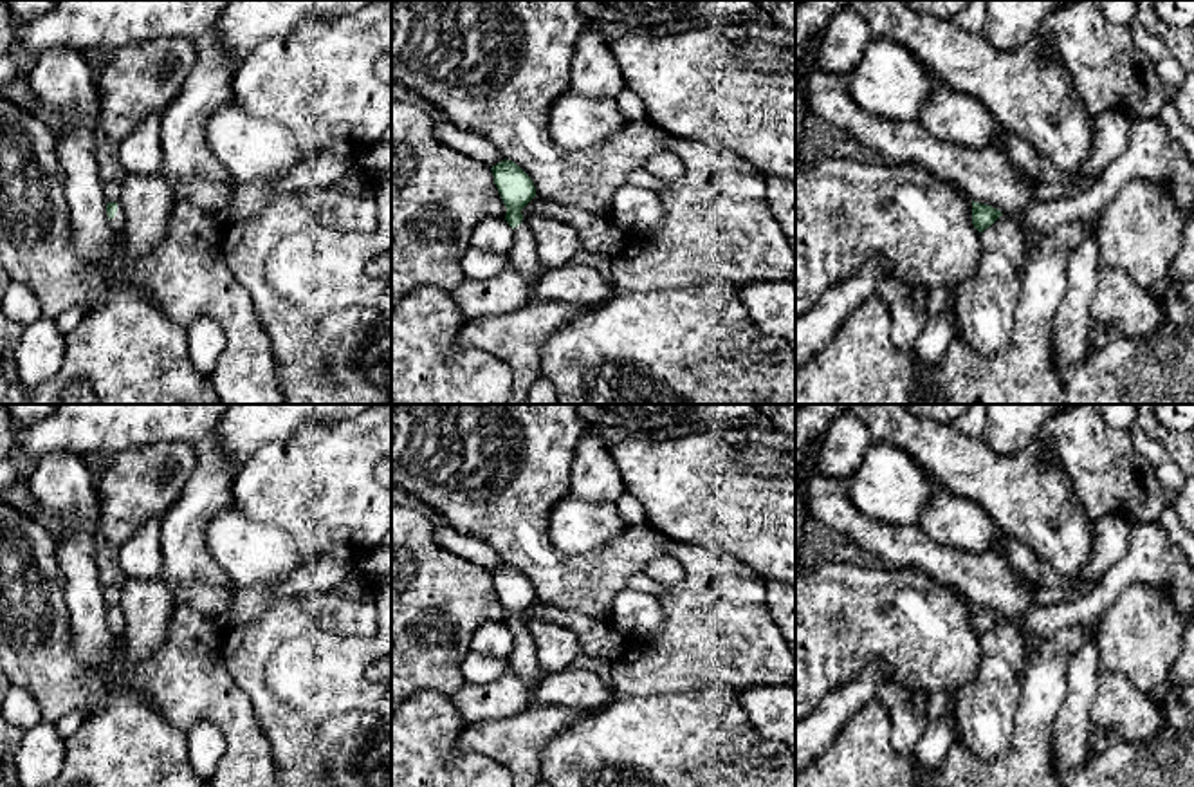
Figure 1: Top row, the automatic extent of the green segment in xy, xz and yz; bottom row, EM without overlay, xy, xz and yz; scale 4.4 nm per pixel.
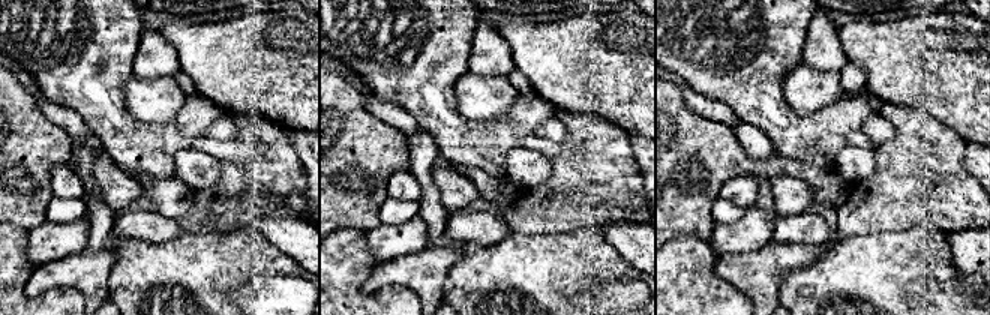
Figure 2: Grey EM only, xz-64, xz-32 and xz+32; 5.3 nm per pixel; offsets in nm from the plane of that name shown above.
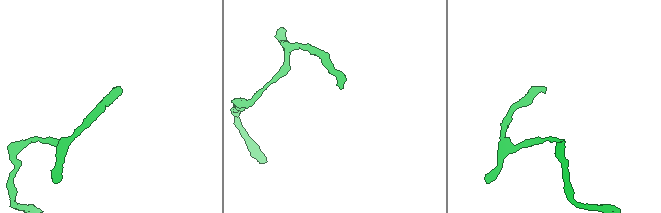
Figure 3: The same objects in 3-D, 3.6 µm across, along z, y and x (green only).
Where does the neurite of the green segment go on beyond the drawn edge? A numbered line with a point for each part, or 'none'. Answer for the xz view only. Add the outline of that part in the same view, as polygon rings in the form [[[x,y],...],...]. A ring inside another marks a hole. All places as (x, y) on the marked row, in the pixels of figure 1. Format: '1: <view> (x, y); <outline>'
1: xz (523, 255); [[[525,218],[518,227],[514,227],[514,245],[509,253],[509,262],[528,278],[530,294],[534,298],[534,289],[543,273],[543,265],[539,264],[536,240]]]

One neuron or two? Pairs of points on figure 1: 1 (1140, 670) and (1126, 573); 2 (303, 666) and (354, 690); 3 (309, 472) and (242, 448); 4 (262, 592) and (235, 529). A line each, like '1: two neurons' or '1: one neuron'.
1: two neurons
2: one neuron
3: two neurons
4: two neurons

